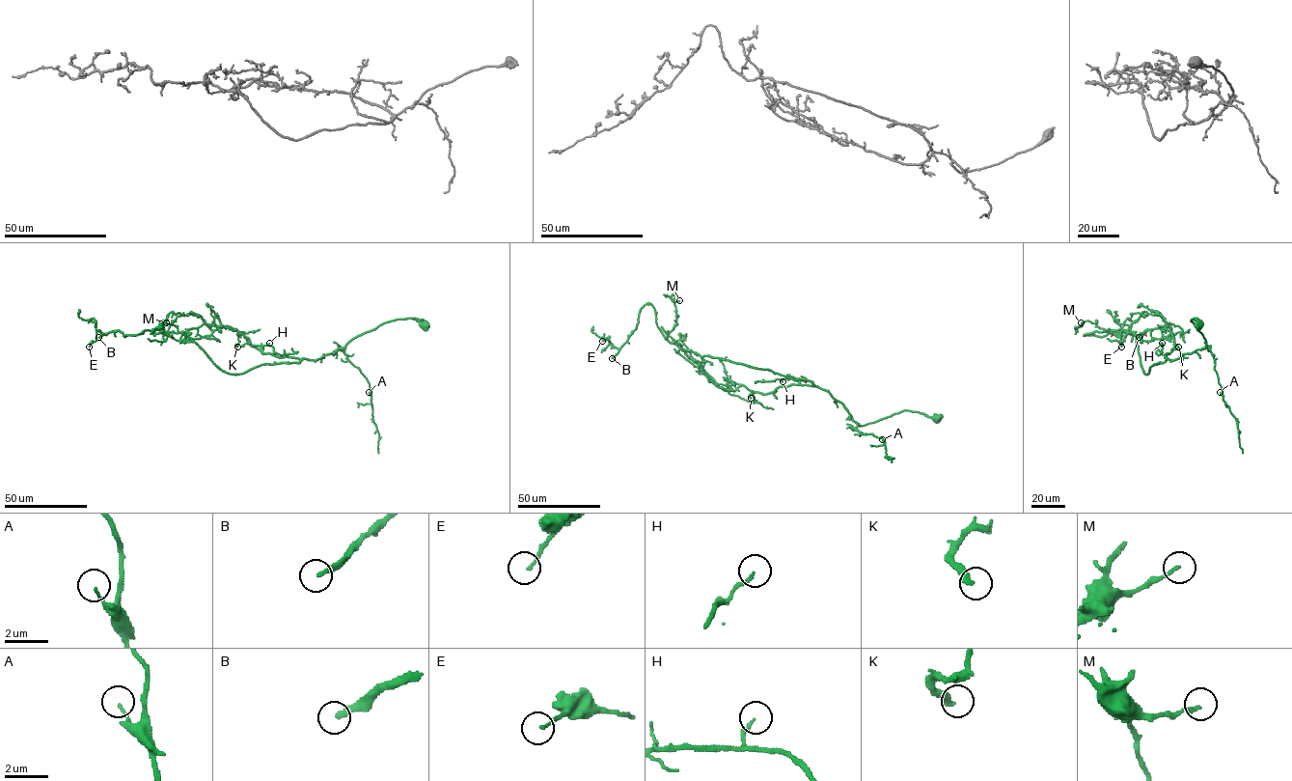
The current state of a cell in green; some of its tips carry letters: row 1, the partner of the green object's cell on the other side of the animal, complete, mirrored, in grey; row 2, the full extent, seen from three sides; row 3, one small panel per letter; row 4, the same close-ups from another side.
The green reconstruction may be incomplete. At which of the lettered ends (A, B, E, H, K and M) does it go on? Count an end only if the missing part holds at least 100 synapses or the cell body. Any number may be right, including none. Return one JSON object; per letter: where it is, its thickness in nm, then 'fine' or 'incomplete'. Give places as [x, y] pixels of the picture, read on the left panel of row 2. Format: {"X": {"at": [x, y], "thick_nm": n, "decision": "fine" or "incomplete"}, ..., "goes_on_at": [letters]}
{"A": {"at": [369, 392], "thick_nm": 100, "decision": "fine"}, "B": {"at": [98, 337], "thick_nm": 200, "decision": "incomplete"}, "E": {"at": [89, 347], "thick_nm": 120, "decision": "fine"}, "H": {"at": [269, 343], "thick_nm": 110, "decision": "fine"}, "K": {"at": [237, 347], "thick_nm": 320, "decision": "fine"}, "M": {"at": [166, 322], "thick_nm": 150, "decision": "fine"}, "goes_on_at": ["B"]}

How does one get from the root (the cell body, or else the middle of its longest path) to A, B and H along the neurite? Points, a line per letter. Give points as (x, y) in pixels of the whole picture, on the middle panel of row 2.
A: (937, 417), (903, 410), (856, 427), (862, 433), (872, 433), (882, 439)
B: (937, 417), (903, 410), (860, 426), (811, 381), (672, 344), (650, 303), (612, 358)
H: (937, 417), (903, 410), (860, 426), (847, 409), (827, 391), (802, 385), (787, 375), (783, 381)

